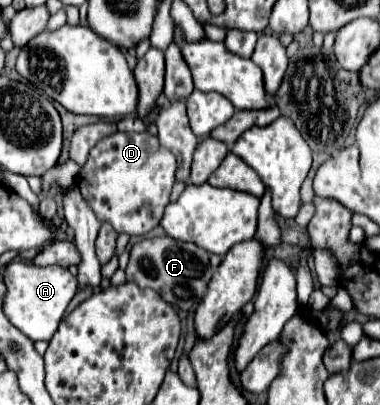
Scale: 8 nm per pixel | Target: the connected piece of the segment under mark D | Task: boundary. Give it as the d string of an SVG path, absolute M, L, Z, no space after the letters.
M148 131L114 133L104 137L90 151L86 165L78 173L82 195L94 209L96 217L112 223L118 233L128 235L146 235L160 223L174 181L176 159L172 151L162 147Z

